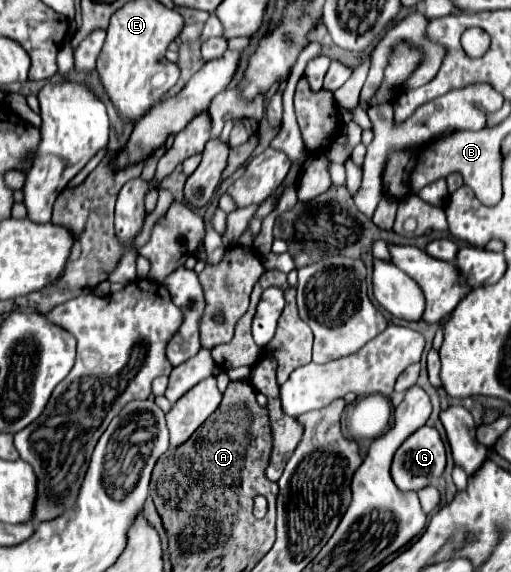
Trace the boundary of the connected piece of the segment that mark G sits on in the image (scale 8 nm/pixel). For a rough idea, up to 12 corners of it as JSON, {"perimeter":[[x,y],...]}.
{"perimeter":[[423,426],[397,450],[391,476],[403,492],[441,478],[445,446]]}

